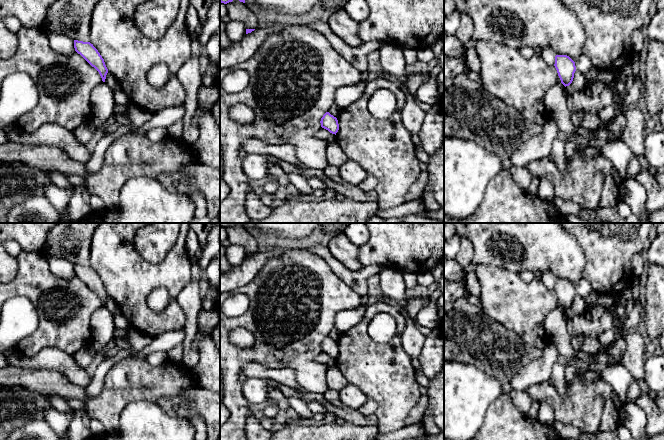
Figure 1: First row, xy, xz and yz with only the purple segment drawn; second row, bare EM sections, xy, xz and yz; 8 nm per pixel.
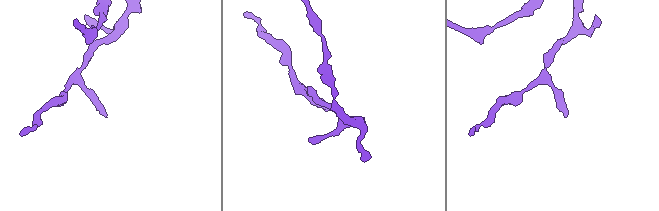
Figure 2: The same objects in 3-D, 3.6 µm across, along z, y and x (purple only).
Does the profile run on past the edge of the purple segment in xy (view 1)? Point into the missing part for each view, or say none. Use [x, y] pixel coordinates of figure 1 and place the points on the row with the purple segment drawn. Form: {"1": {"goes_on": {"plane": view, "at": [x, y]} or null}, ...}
{"1": {"goes_on": null}}

